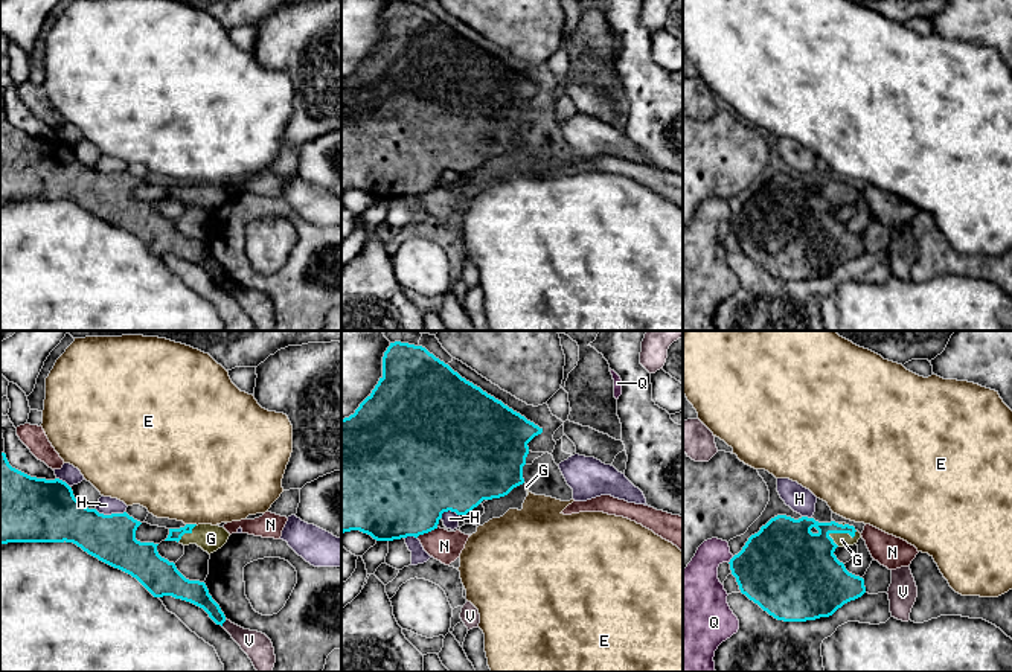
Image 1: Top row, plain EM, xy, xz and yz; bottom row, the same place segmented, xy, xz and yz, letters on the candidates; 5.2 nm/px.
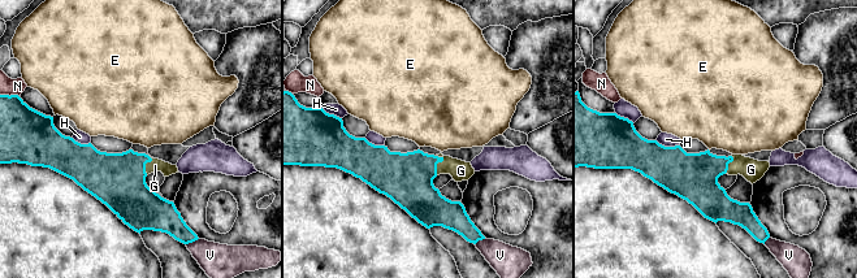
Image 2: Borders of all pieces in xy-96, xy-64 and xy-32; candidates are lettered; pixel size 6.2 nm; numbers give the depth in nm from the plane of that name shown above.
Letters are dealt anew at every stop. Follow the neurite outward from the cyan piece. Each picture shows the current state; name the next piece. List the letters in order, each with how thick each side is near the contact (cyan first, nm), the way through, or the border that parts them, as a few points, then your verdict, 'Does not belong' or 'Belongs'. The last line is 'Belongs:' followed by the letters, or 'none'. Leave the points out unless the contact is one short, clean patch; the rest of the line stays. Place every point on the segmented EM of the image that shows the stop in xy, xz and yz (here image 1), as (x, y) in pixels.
E: Thickness 60 nm (cyan) against 500 nm. Boundary: xy (186, 523), (197, 524). Does not belong
G: Thickness 300 nm (cyan) against 80 nm. Path across: yz (807, 563), (831, 534), (843, 532), (842, 540). Belongs
H: Thickness 260 nm (cyan) against 90 nm. Does not belong
N: Thickness 460 nm (cyan) against 160 nm. Does not belong
Q: Thickness 420 nm (cyan) against 280 nm. Does not belong
V: Thickness 120 nm (cyan) against 150 nm. Does not belong
Belongs: G

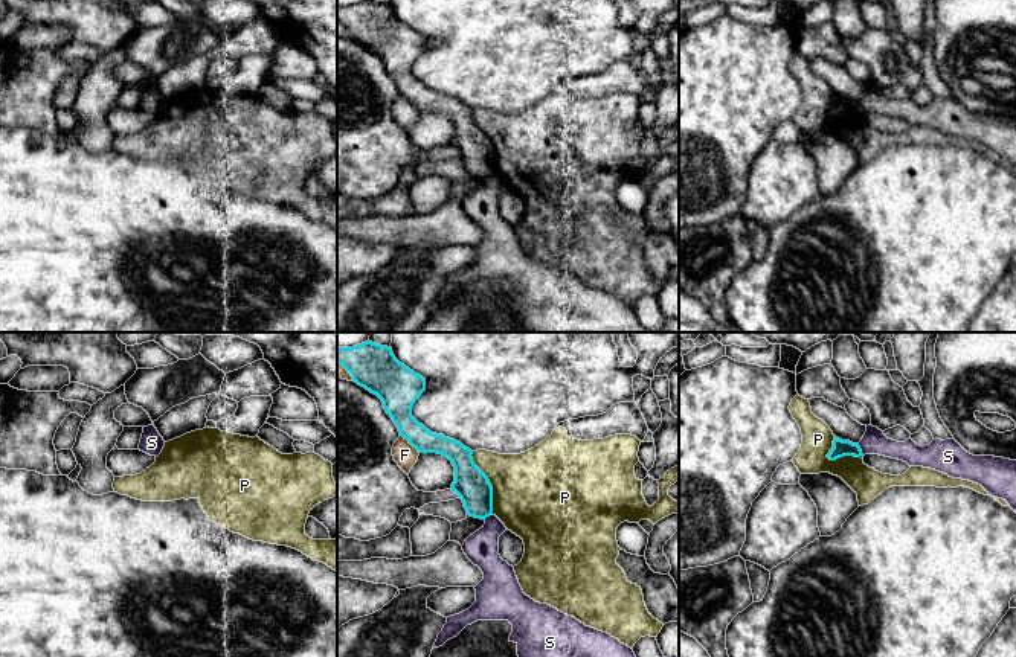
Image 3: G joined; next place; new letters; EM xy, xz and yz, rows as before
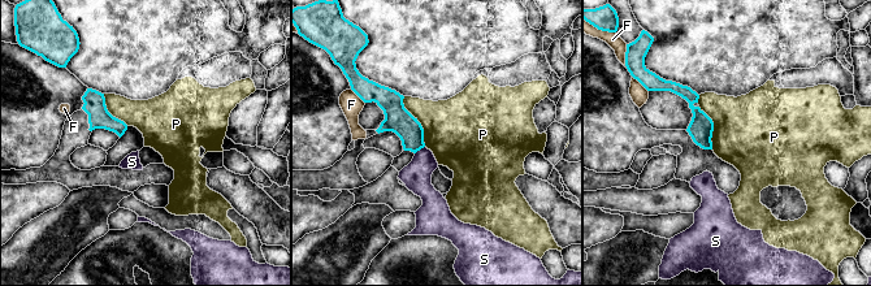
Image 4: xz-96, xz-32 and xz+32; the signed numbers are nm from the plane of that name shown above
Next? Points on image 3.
F: Thickness 170 nm (cyan) against 120 nm. Does not belong
P: Thickness 180 nm (cyan) against 460 nm. Boundary: xz (472, 451), (472, 461), (491, 487), (493, 514). Does not belong
S: Thickness 90 nm (cyan) against 130 nm. Boundary: yz (858, 444), (864, 455). Does not belong
Belongs: none

